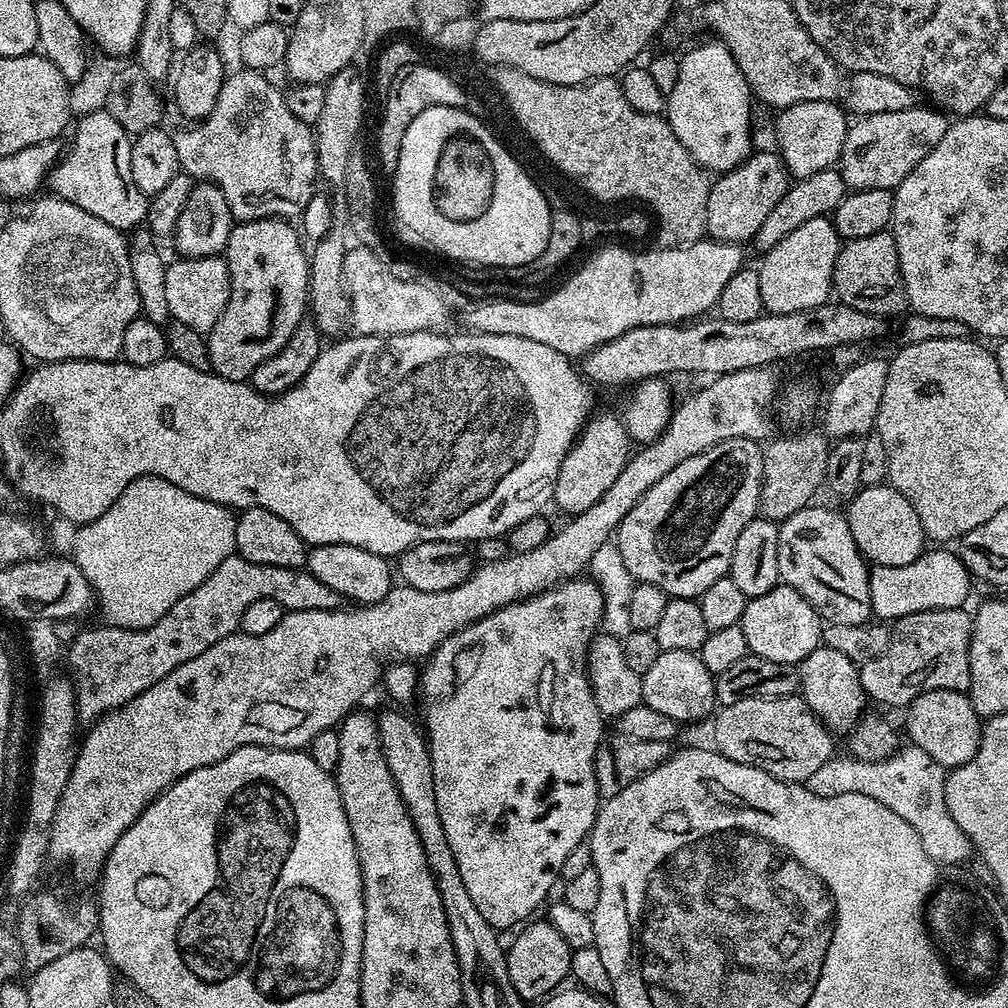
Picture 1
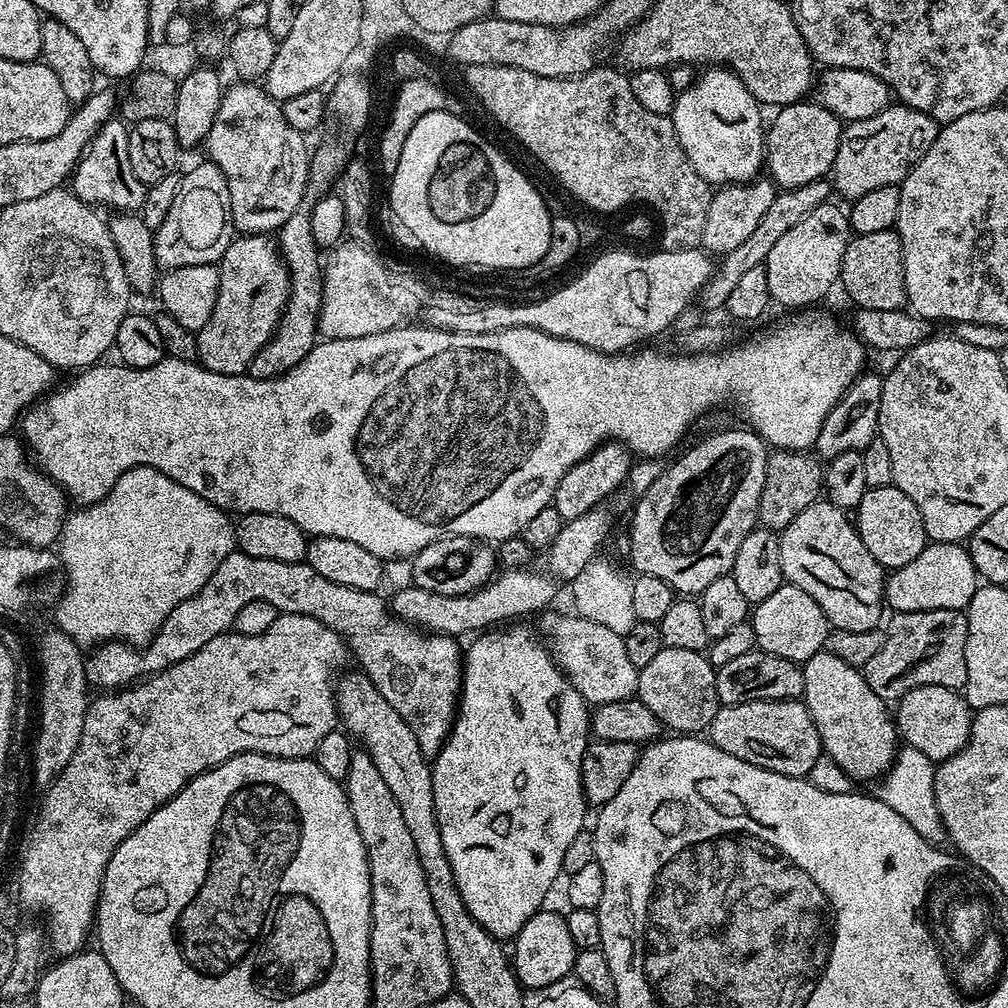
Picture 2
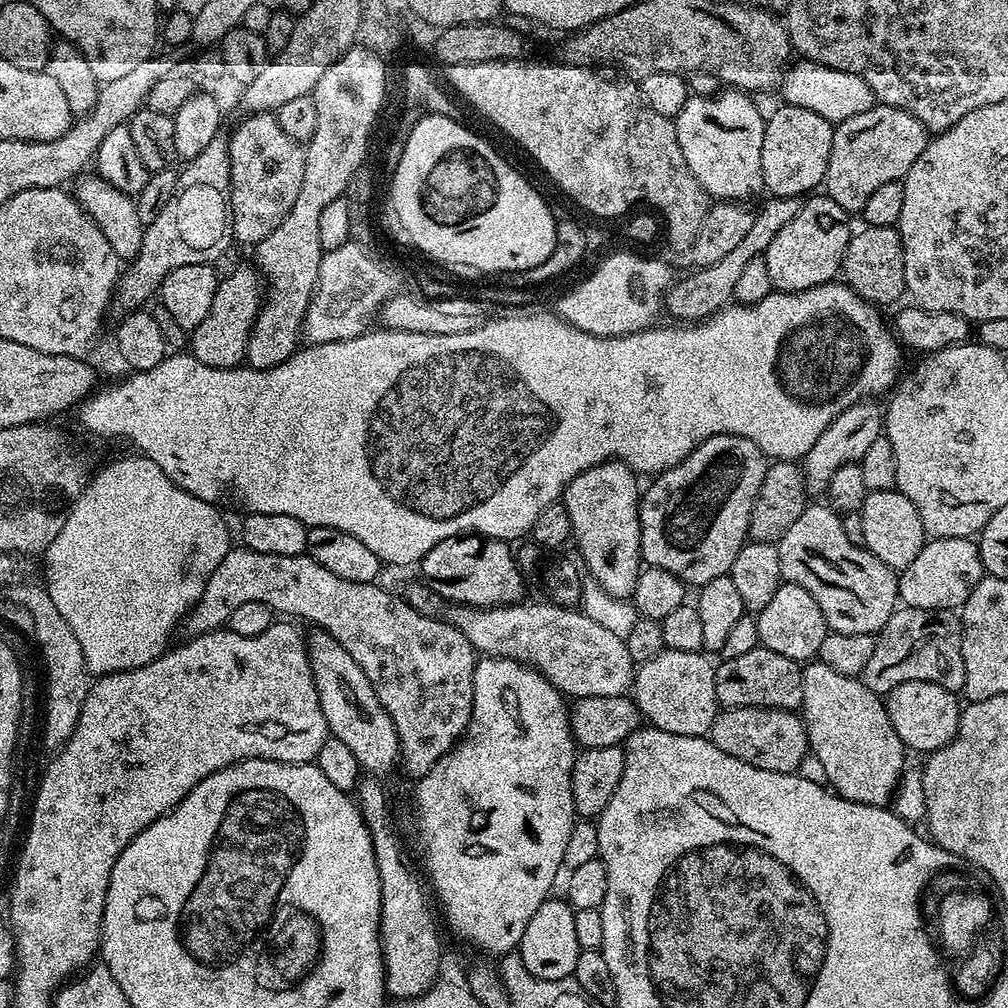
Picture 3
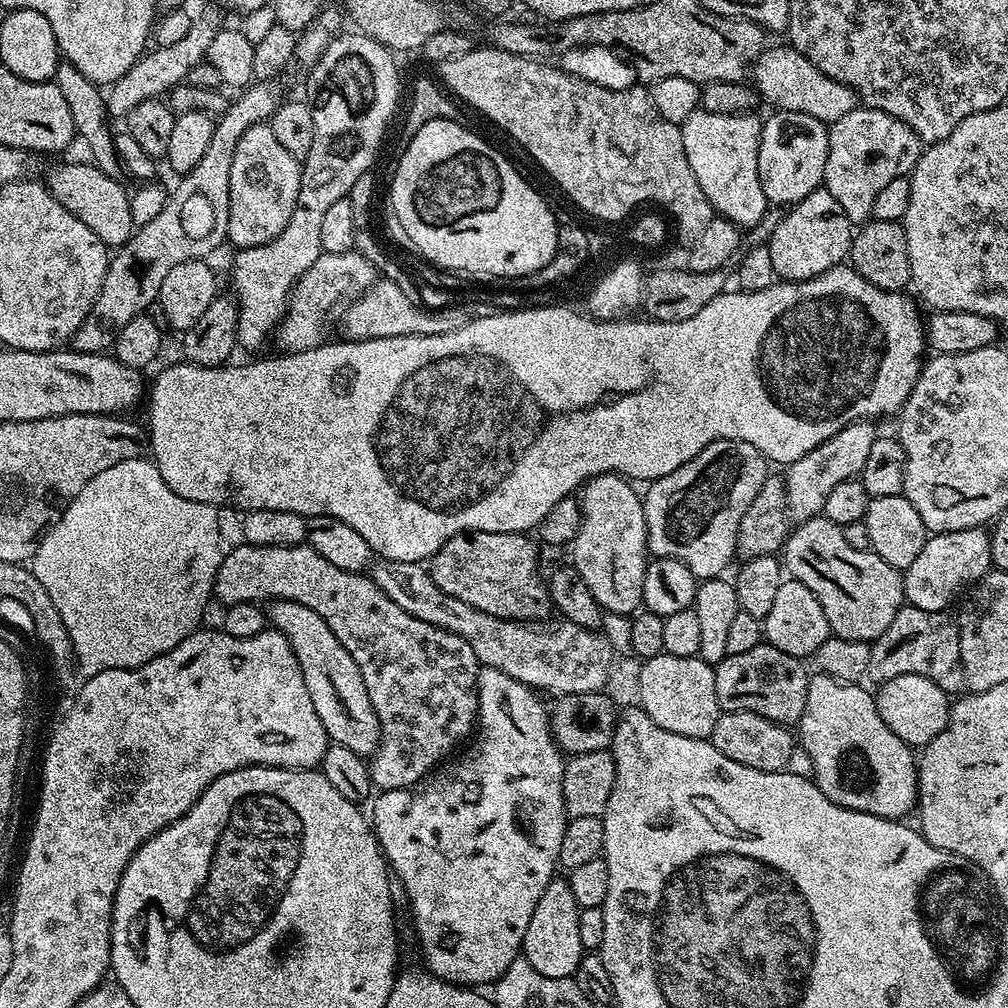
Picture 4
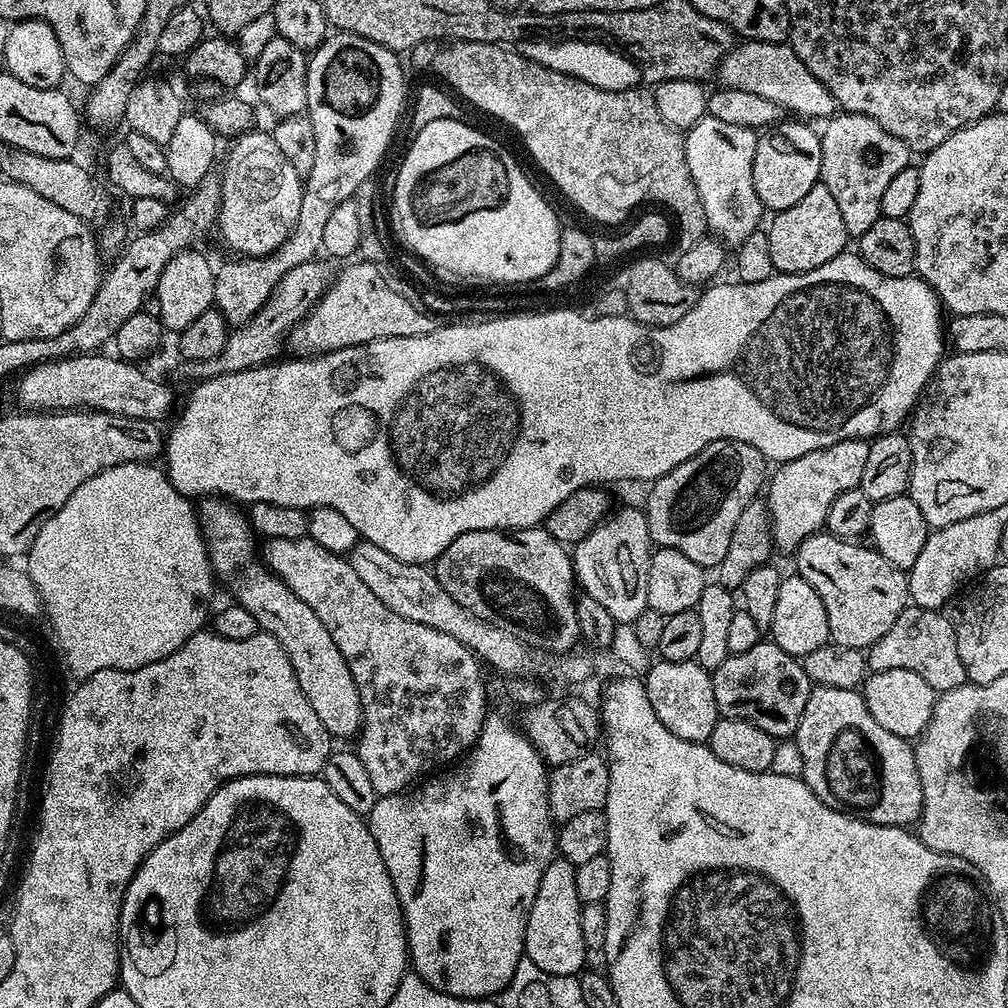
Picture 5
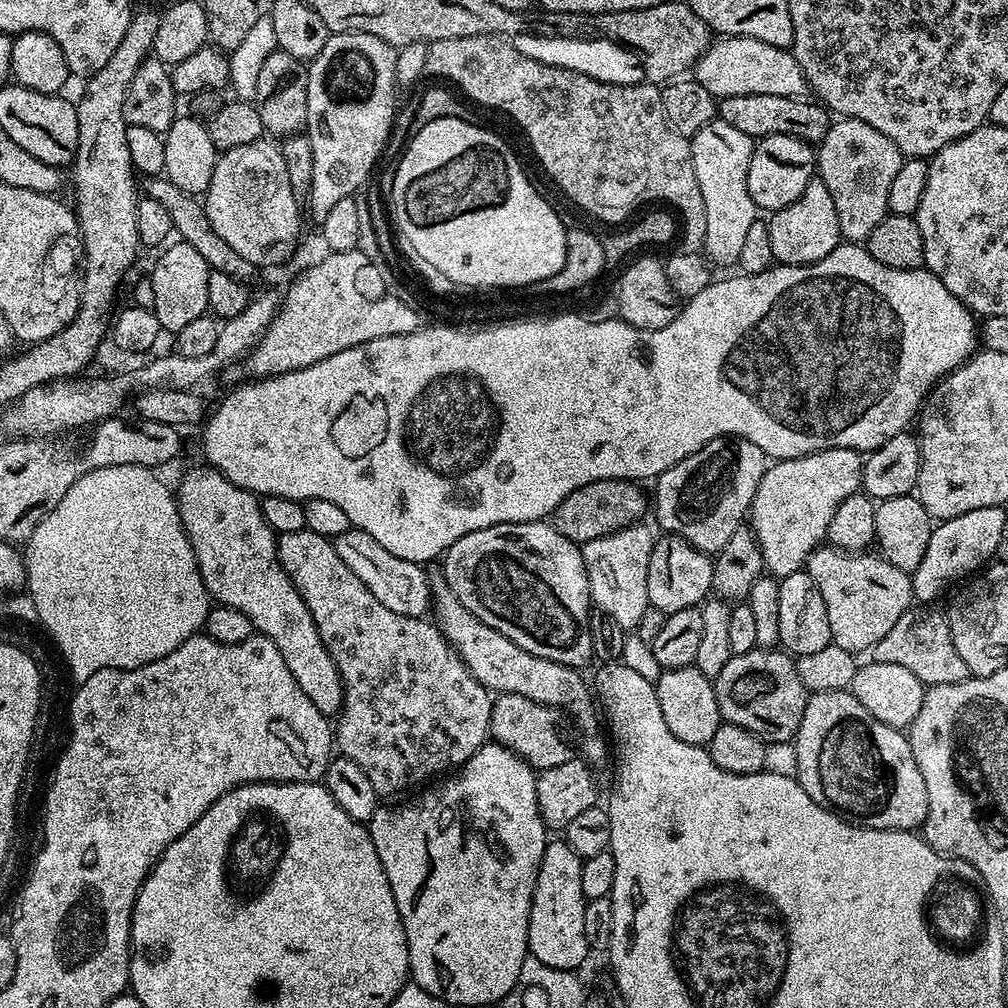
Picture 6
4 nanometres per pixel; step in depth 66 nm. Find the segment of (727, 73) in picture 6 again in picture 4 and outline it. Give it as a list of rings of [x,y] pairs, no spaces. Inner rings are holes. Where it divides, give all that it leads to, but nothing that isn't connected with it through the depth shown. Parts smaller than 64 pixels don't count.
[[[791,46],[783,47],[769,47],[761,52],[750,69],[757,93],[763,99],[765,96],[773,104],[771,106],[773,109],[810,114],[810,118],[818,118],[823,124],[831,126],[834,122],[838,122],[838,118],[846,118],[846,114],[850,114],[858,107],[858,97],[853,88],[842,82],[834,82],[834,78],[822,74],[822,70],[818,70],[814,62],[798,54],[798,50],[794,50]]]

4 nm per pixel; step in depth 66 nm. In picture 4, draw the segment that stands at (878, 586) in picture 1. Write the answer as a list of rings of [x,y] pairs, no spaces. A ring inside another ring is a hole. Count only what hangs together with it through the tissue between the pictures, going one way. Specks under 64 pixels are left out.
[[[984,528],[935,533],[917,558],[904,570],[905,601],[913,608],[945,611],[960,594],[979,583],[993,567],[991,535]]]

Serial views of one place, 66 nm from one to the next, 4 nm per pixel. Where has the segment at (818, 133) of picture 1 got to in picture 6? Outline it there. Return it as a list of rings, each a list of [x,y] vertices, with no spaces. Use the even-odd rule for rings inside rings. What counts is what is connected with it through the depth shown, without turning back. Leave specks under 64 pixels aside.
[[[774,134],[755,141],[746,174],[746,186],[750,190],[750,198],[754,198],[757,209],[775,210],[782,206],[790,206],[798,198],[798,194],[806,190],[815,172],[816,152],[809,141],[799,140],[797,136],[790,134]]]

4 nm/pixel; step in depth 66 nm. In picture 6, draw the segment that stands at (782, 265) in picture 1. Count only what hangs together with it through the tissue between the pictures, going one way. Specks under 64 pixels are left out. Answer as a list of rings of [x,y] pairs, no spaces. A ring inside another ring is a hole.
[[[813,178],[790,206],[775,209],[771,216],[772,220],[769,219],[767,225],[776,264],[813,264],[826,258],[826,254],[833,252],[842,243],[834,198],[830,198],[826,182],[819,178]]]

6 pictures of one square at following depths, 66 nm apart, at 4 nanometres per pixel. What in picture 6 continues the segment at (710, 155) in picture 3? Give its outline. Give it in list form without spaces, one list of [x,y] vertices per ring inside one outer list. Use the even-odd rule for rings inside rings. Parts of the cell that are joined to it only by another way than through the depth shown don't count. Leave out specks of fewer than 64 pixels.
[[[717,118],[691,137],[690,146],[694,178],[698,178],[698,190],[702,190],[702,199],[706,202],[703,255],[716,266],[735,265],[738,250],[742,250],[746,242],[746,230],[750,230],[758,218],[756,203],[746,186],[746,174],[755,148],[753,137]]]

